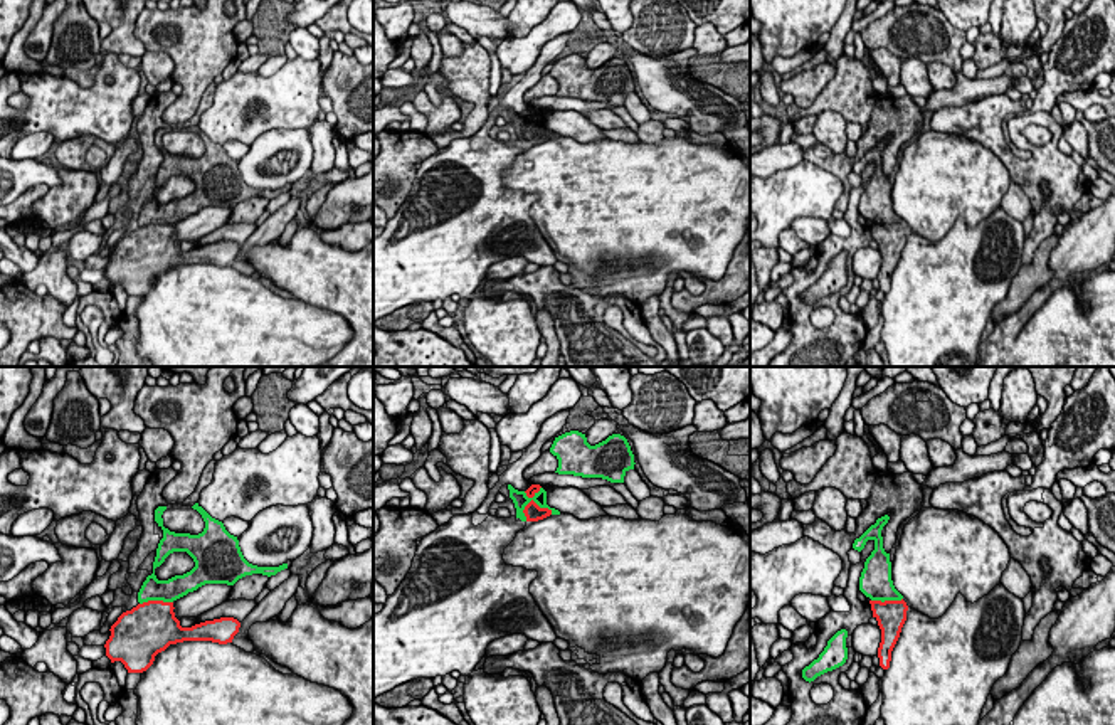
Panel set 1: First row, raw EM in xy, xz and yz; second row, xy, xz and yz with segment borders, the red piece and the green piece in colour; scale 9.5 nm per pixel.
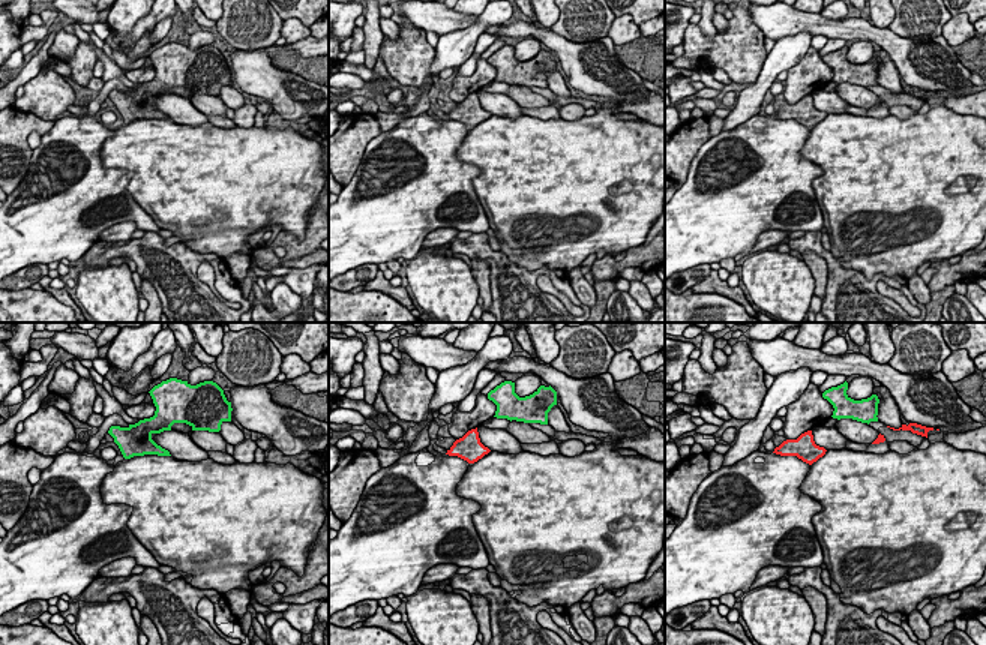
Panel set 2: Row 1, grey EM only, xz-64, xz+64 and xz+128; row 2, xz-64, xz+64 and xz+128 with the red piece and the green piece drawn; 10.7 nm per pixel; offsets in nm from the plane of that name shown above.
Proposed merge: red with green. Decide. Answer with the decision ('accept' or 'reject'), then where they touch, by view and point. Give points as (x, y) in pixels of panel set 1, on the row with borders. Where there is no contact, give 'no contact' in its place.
reject | xz (537, 505)

